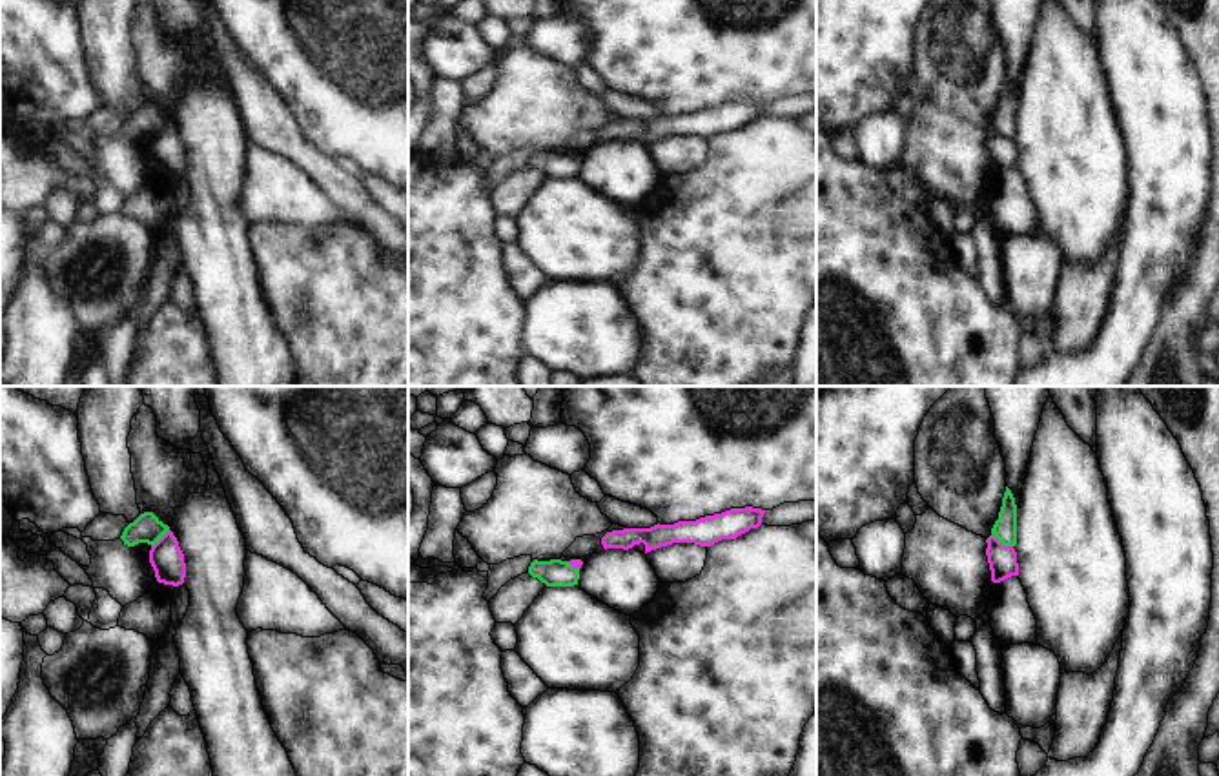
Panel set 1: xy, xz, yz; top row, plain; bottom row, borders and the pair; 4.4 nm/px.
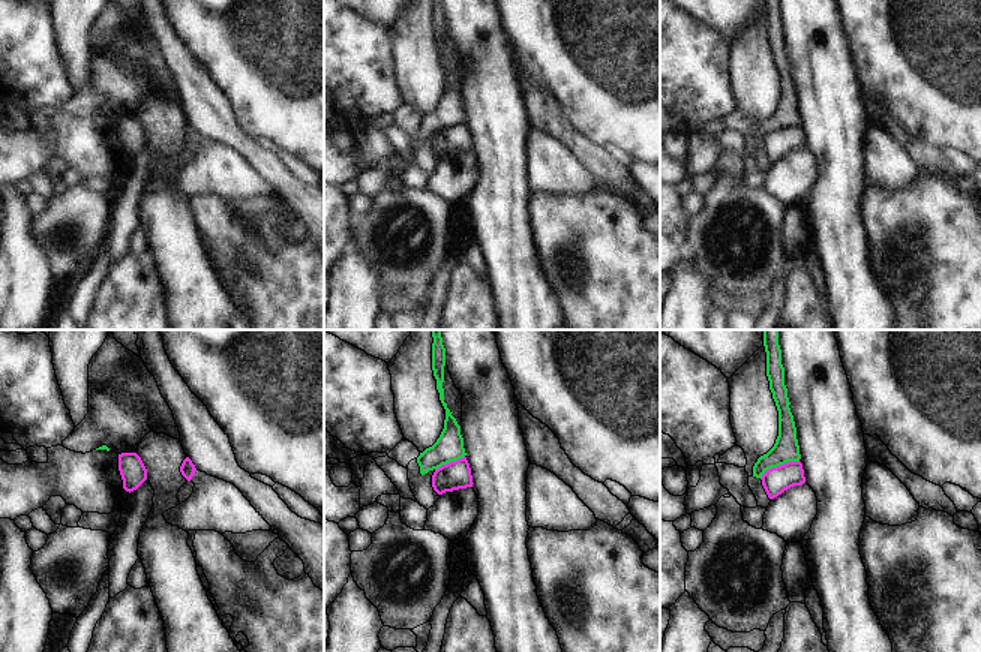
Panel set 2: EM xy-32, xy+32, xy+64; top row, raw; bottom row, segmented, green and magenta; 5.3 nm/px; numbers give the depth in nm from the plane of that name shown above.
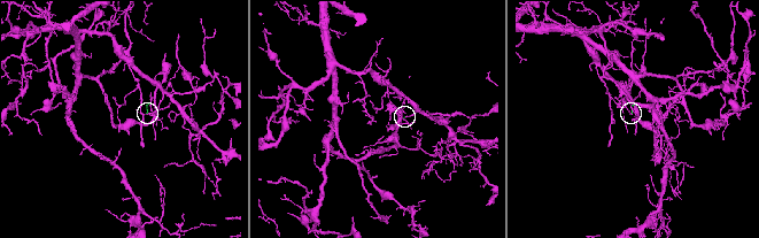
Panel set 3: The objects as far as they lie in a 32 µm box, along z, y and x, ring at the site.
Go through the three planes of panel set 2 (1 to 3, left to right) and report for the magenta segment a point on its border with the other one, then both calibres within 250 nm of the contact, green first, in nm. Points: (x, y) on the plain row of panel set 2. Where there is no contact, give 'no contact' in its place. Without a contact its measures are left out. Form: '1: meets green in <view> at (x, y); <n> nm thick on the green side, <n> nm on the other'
1: no contact
2: meets green in xy+32 at (449, 126); 160 nm thick on the green side, 150 nm on the other
3: meets green in xy+64 at (779, 129); 140 nm thick on the green side, 140 nm on the other

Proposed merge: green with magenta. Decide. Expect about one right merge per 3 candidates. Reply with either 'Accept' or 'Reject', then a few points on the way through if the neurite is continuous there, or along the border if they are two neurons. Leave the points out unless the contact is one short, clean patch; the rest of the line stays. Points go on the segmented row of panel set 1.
Reject. Boundary: yz (992, 532), (1004, 545), (1012, 547)

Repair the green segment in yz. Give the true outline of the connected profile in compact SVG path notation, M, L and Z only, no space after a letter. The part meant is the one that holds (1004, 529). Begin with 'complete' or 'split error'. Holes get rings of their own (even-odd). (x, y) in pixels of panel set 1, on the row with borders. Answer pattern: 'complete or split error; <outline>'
complete; M1006 486L999 519L995 521L991 534L1004 545L1017 545L1017 505L1011 490Z

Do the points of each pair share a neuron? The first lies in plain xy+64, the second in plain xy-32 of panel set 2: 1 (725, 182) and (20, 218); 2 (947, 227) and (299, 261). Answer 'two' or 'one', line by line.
1: two
2: one

